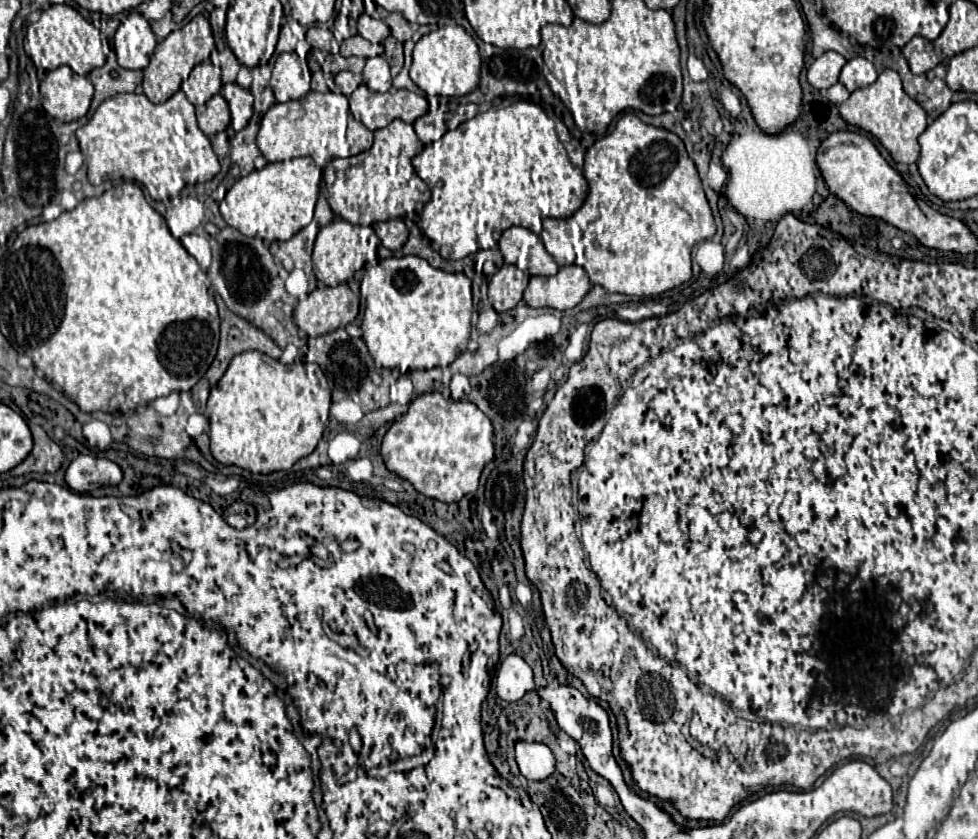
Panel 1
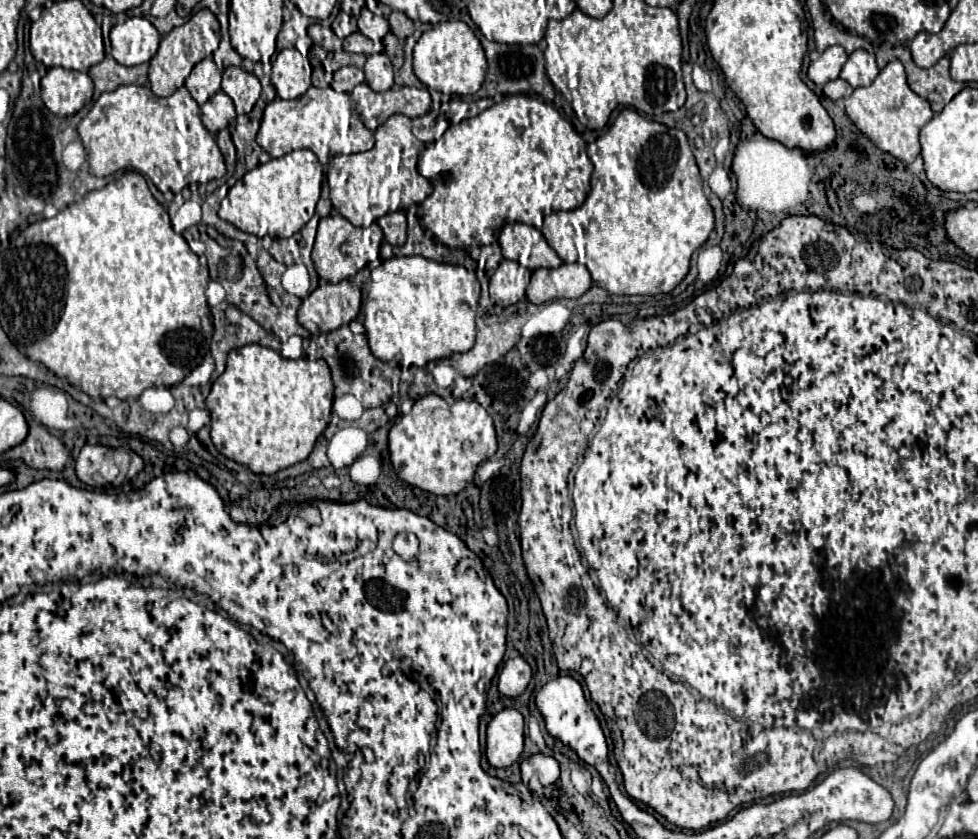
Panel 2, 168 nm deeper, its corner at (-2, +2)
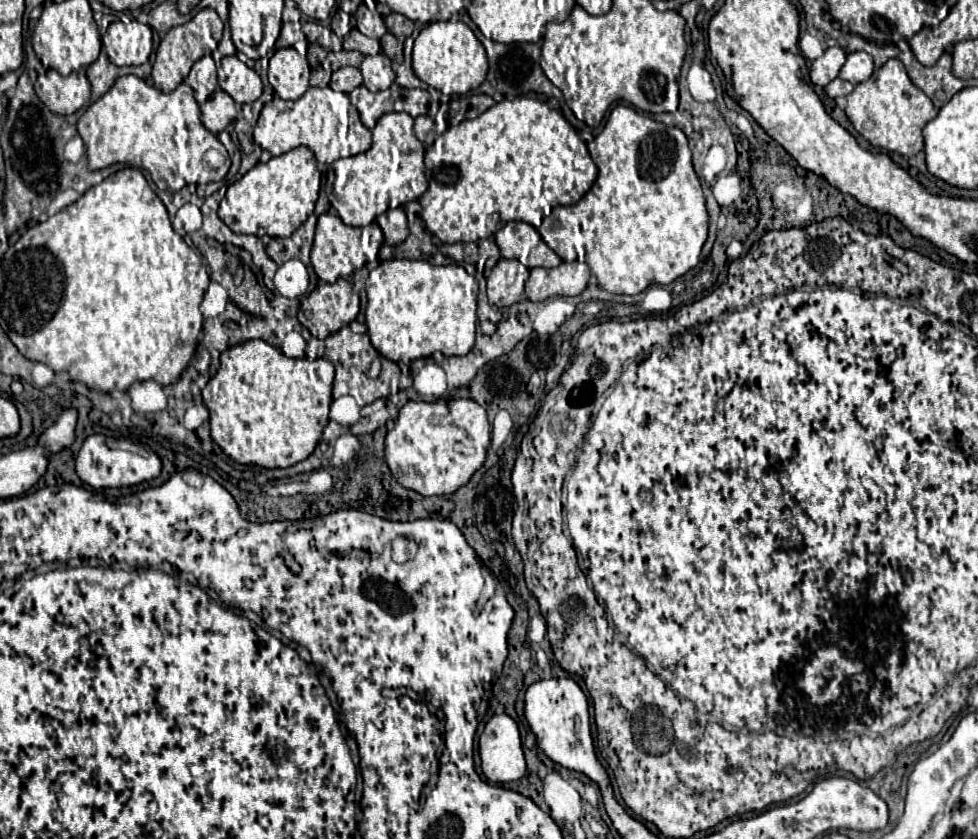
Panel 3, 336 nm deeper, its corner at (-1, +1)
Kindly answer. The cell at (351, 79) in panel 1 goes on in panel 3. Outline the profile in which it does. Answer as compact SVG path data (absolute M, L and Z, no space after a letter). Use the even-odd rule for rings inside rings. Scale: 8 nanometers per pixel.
M346 66L346 68L340 68L332 74L332 80L330 80L330 88L332 90L338 90L338 92L346 92L350 94L356 86L362 84L362 74L358 68L354 66Z

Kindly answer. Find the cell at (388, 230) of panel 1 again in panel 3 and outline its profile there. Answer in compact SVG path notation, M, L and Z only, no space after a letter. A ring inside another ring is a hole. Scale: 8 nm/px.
M402 208L388 210L382 216L378 216L378 224L384 232L384 240L390 246L398 246L404 242L408 236L408 224L406 224L406 214Z

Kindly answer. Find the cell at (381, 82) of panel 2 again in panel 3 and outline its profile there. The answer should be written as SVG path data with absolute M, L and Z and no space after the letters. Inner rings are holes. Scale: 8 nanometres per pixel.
M384 54L366 56L360 64L360 72L364 76L364 86L372 92L386 90L394 82L394 72L390 68L390 58Z

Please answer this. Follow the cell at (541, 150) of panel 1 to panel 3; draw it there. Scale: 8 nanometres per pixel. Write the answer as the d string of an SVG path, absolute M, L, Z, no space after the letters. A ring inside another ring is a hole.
M533 94L502 100L474 120L464 120L446 130L432 146L426 148L424 164L430 186L420 198L422 220L434 236L448 244L492 238L510 220L528 222L538 228L552 208L576 204L590 190L598 174L586 142L576 134L560 111L550 108Z

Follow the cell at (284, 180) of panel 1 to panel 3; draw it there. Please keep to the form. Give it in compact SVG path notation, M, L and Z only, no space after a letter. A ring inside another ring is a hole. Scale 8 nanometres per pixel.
M298 146L282 156L270 158L266 164L256 164L226 192L230 212L220 214L224 224L236 234L254 234L284 238L300 228L314 212L319 197L320 172L316 158L306 146Z

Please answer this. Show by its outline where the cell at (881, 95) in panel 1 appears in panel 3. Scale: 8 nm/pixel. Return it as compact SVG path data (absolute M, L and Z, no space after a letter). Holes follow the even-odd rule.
M896 58L888 60L880 70L876 70L872 78L860 82L848 96L846 104L846 116L858 134L862 134L876 148L908 158L916 156L924 148L922 128L936 118L936 114L938 112L934 110L932 100L910 82L904 64Z

